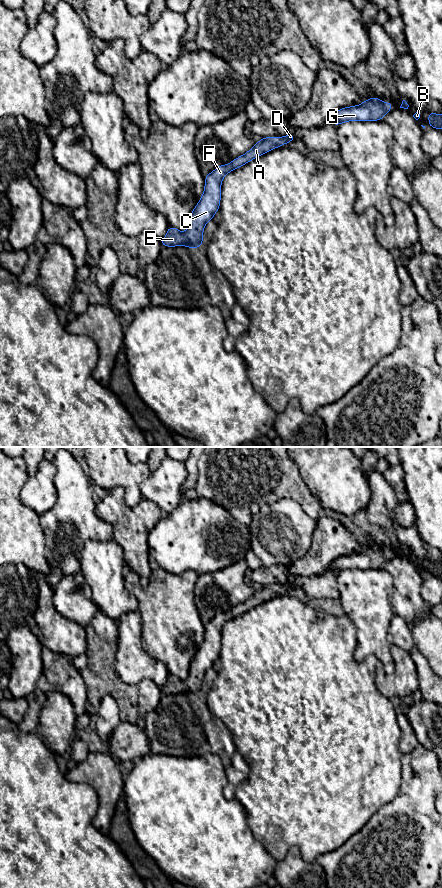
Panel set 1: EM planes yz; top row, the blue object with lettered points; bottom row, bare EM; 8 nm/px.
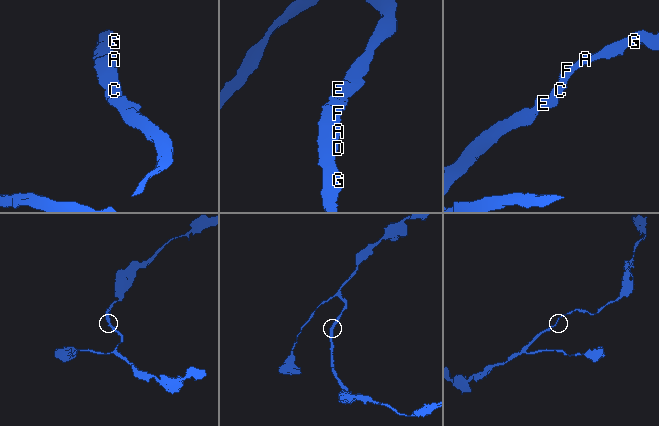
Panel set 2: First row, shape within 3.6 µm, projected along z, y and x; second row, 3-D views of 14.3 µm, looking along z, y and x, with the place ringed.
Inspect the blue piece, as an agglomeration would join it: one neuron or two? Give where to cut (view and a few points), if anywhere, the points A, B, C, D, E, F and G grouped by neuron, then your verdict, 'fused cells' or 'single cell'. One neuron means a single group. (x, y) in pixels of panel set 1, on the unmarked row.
no cut; A B C D E F G; single cell

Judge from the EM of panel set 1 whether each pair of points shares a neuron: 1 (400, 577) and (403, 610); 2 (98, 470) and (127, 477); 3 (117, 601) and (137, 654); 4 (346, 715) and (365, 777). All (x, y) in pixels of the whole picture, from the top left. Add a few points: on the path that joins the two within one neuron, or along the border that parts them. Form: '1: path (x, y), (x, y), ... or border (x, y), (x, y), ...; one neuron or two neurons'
1: path (404, 585), (404, 602); one neuron
2: path (105, 470), (120, 472); one neuron
3: border (137, 609), (124, 612), (116, 623); two neurons
4: path (346, 730), (346, 758), (350, 762); one neuron

